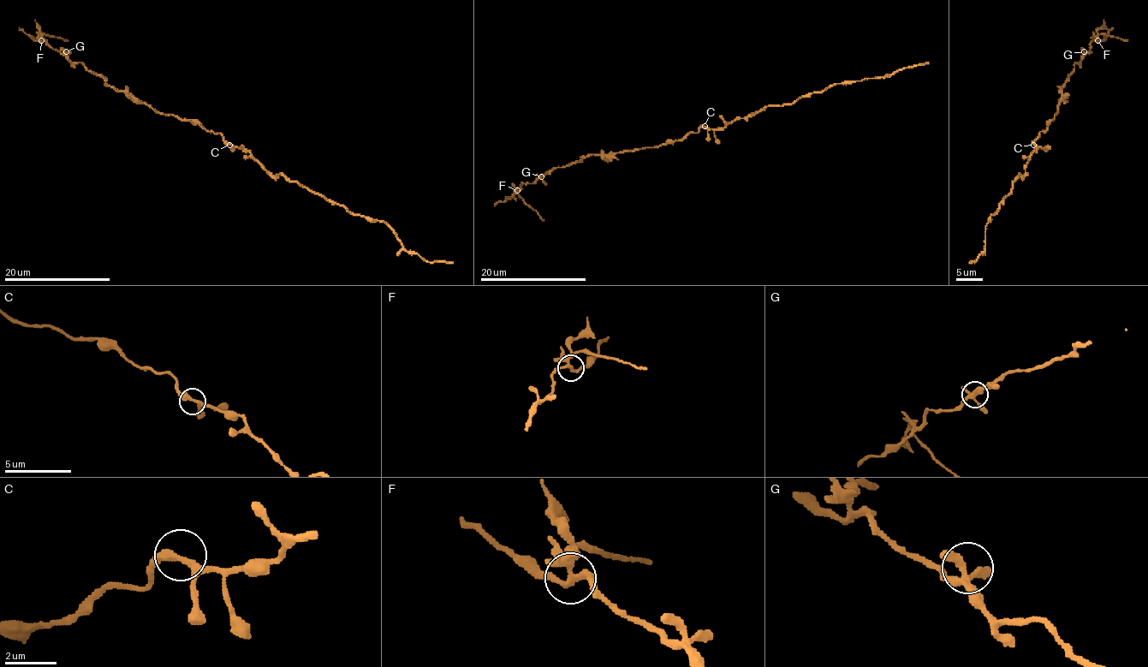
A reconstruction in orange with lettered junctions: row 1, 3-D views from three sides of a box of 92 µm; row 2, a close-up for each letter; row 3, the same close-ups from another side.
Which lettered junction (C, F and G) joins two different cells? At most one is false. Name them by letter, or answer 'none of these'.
F

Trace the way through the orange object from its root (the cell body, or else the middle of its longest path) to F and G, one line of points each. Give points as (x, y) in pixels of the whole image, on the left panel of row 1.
F: (229, 143), (191, 119), (156, 113), (116, 92), (80, 62), (72, 62), (42, 41)
G: (229, 143), (191, 119), (156, 113), (116, 92), (80, 62), (72, 62), (66, 51)

